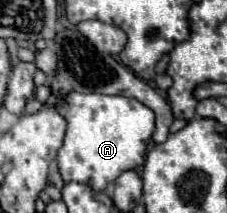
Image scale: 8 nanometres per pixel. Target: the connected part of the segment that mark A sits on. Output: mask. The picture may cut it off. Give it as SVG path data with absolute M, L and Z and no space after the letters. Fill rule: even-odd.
M67 93L57 99L55 107L67 121L67 135L57 155L59 173L65 183L77 181L99 193L107 191L123 171L143 165L155 129L155 113L143 103L121 95Z

